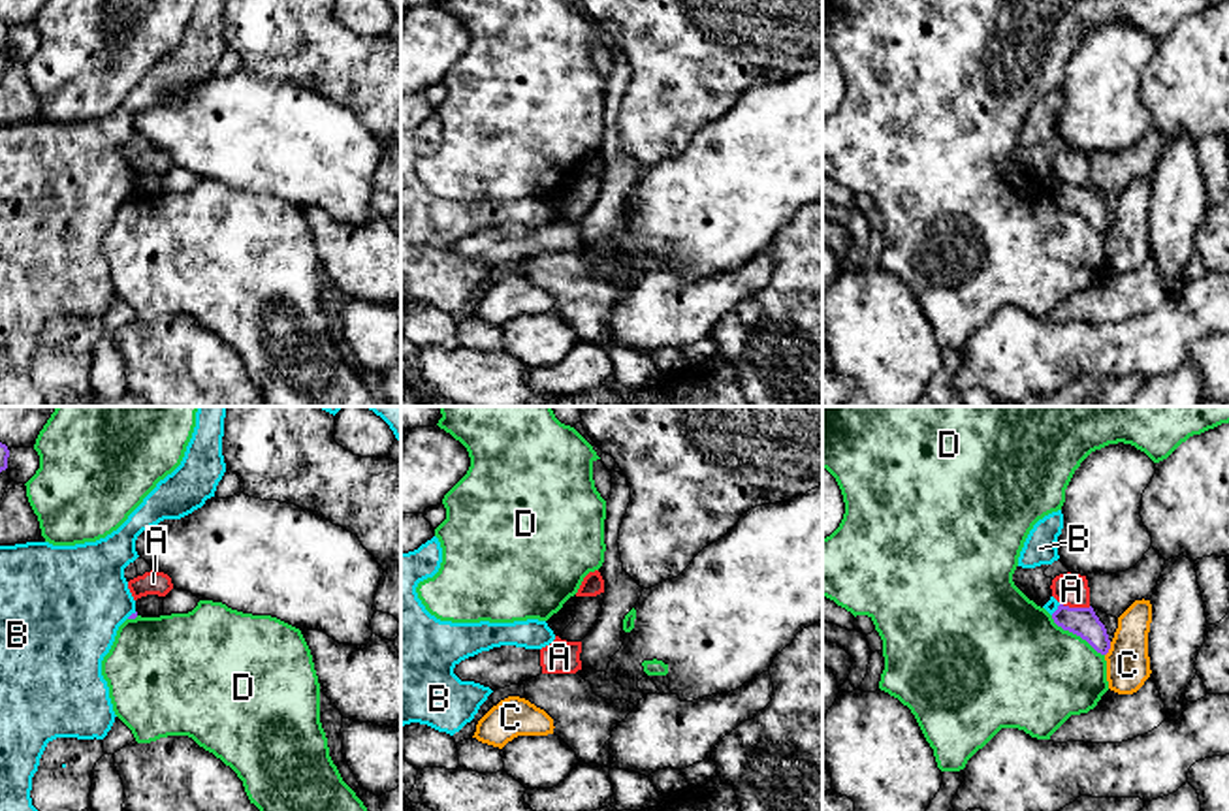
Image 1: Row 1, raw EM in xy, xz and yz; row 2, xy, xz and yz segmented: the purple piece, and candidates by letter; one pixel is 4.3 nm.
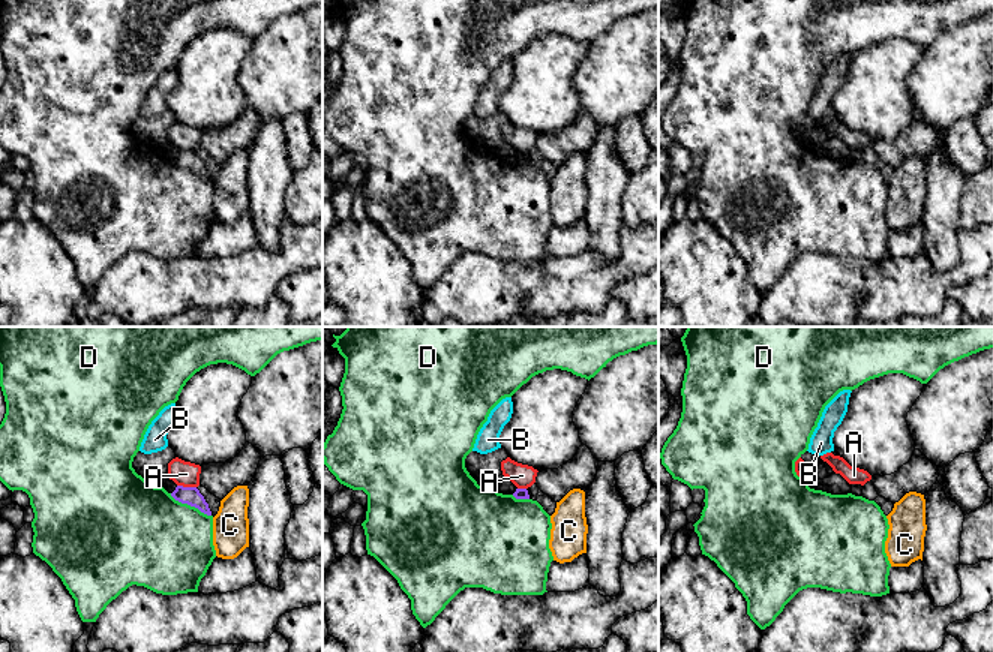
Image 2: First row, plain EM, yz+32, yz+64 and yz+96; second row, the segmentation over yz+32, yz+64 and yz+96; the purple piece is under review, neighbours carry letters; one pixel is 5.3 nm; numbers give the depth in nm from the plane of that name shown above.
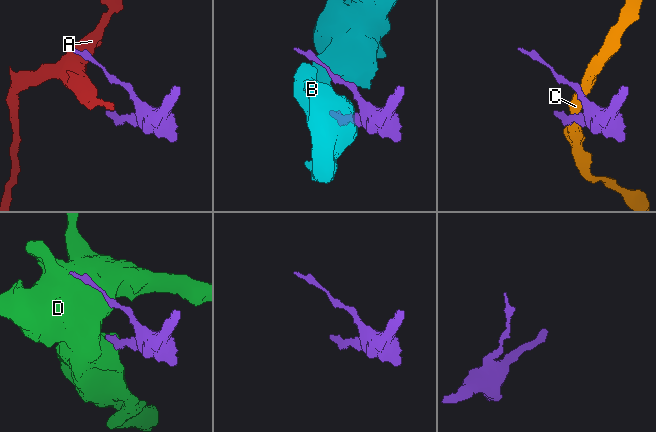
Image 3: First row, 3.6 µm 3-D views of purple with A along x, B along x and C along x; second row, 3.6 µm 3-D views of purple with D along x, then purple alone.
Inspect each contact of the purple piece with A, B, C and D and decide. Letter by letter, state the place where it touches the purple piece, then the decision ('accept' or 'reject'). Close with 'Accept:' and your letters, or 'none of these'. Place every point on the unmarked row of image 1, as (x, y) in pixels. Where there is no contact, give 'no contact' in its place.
A: contact yz (1075, 187); reject
B: contact yz (1056, 189); reject
C: contact yz (1109, 226); reject
D: contact yz (1077, 213); reject
Accept: none of these

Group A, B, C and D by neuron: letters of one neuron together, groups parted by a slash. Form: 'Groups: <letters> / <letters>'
Groups: A / B / C / D

